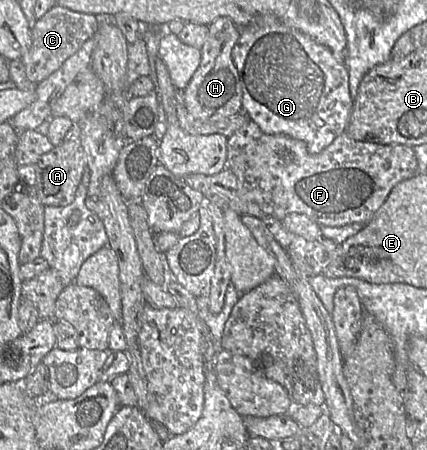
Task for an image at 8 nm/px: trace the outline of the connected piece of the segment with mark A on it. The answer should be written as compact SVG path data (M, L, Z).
M69 140L35 163L36 191L44 206L65 207L71 204L87 169L87 158L80 140Z

